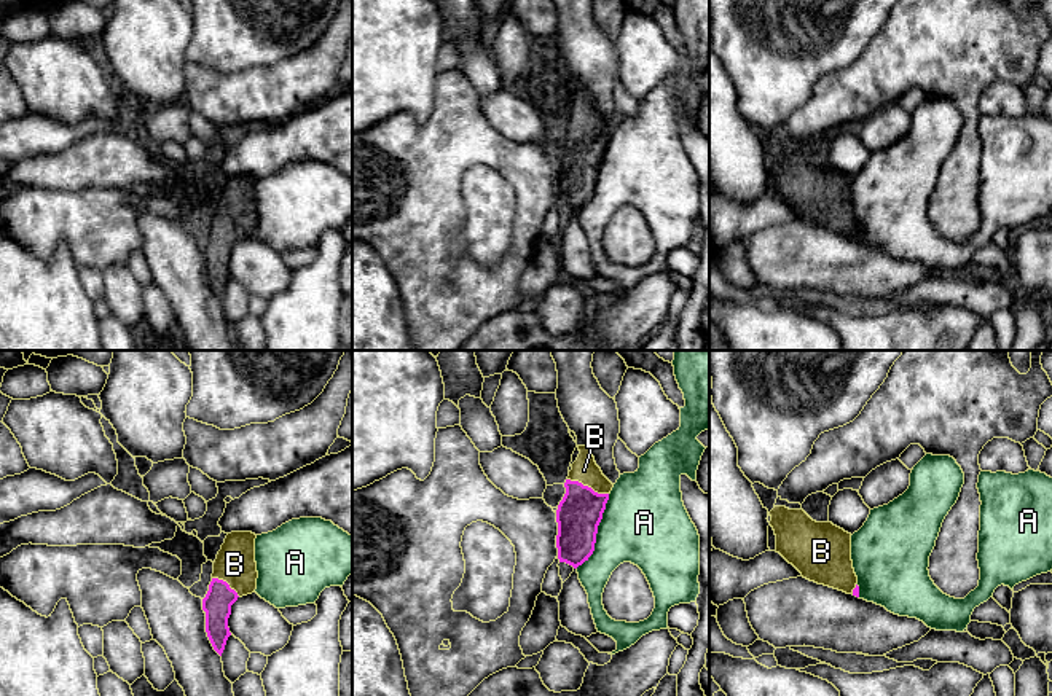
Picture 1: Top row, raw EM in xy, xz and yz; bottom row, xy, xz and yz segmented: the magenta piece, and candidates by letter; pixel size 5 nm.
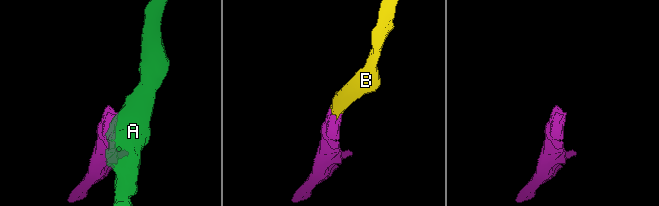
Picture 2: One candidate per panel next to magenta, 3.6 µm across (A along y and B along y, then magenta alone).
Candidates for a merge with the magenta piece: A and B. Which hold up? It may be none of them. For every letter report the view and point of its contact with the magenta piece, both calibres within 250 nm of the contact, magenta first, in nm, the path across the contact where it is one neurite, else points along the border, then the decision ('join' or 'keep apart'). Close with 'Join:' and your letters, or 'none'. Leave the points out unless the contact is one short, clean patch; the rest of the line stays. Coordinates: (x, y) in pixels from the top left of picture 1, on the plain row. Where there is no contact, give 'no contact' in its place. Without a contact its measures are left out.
A: contact xz (596, 175); calibres 220 and 420 nm; keep apart
B: contact xz (587, 129); calibres 220 and 130 nm; way xz (579, 156), (585, 144), (587, 129), (584, 113); join
Join: B

